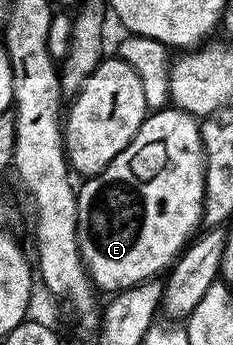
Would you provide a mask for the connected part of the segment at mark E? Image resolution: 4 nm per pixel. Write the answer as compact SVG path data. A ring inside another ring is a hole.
M175 107L149 112L131 143L101 173L87 178L83 184L76 195L78 247L92 284L100 291L121 291L159 278L197 236L204 220L204 148L200 121Z

